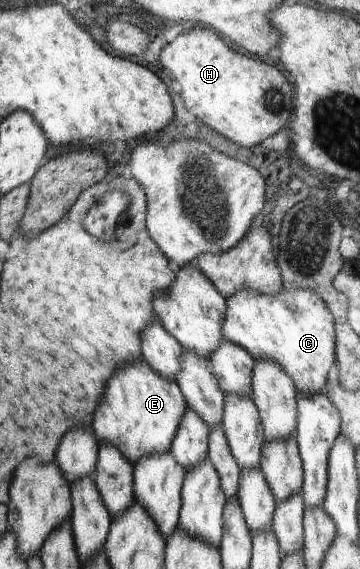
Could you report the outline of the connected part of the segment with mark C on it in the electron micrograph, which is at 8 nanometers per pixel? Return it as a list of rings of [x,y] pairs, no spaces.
[[[245,286],[235,297],[226,298],[226,317],[223,323],[222,335],[228,342],[243,347],[254,357],[271,358],[275,360],[294,380],[295,387],[299,392],[306,394],[320,394],[325,392],[328,373],[335,367],[335,332],[334,317],[331,310],[325,305],[323,298],[318,292],[309,288],[291,290],[287,287],[281,288],[277,294],[264,294]]]

